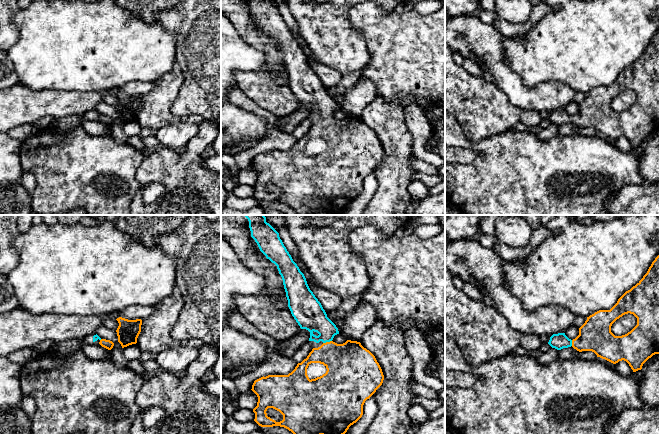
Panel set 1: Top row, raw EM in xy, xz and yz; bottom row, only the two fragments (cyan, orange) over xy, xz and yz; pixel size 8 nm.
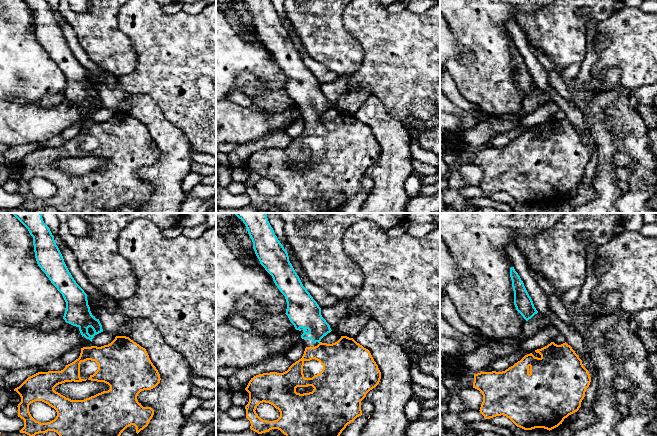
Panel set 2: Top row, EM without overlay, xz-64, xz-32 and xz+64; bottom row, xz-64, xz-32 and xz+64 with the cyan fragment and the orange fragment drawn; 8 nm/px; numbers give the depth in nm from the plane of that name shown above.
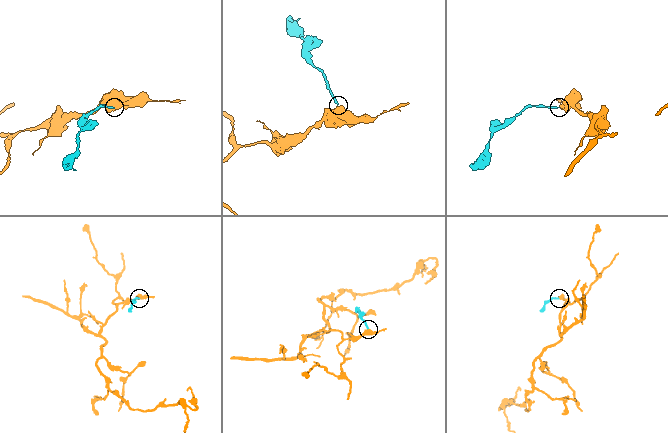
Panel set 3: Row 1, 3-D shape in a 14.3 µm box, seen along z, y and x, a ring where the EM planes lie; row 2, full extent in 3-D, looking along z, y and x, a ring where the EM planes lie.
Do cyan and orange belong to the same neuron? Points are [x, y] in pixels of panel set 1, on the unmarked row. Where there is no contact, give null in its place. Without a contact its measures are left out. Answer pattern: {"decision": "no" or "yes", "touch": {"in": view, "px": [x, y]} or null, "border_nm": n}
{"decision": "yes", "touch": {"in": "xz", "px": [327, 117]}, "border_nm": 80}

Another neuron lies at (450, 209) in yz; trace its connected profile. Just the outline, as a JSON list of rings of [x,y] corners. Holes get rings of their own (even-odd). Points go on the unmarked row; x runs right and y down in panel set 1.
[[[445,201],[445,215],[462,215],[462,211],[451,203]]]

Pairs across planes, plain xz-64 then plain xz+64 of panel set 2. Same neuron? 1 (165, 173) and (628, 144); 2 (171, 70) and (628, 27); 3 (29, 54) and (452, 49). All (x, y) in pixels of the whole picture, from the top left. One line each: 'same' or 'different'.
1: different
2: same
3: same

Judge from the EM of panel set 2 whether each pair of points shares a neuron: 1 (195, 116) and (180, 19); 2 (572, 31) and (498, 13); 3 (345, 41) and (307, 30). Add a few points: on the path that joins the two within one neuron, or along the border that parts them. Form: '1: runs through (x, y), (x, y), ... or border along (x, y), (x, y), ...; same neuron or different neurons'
1: runs through (195, 92), (193, 68), (180, 55), (180, 43); same neuron
2: border along (537, 10), (531, 13), (518, 11), (515, 17); different neurons
3: runs through (336, 41), (329, 41), (316, 30); same neuron

